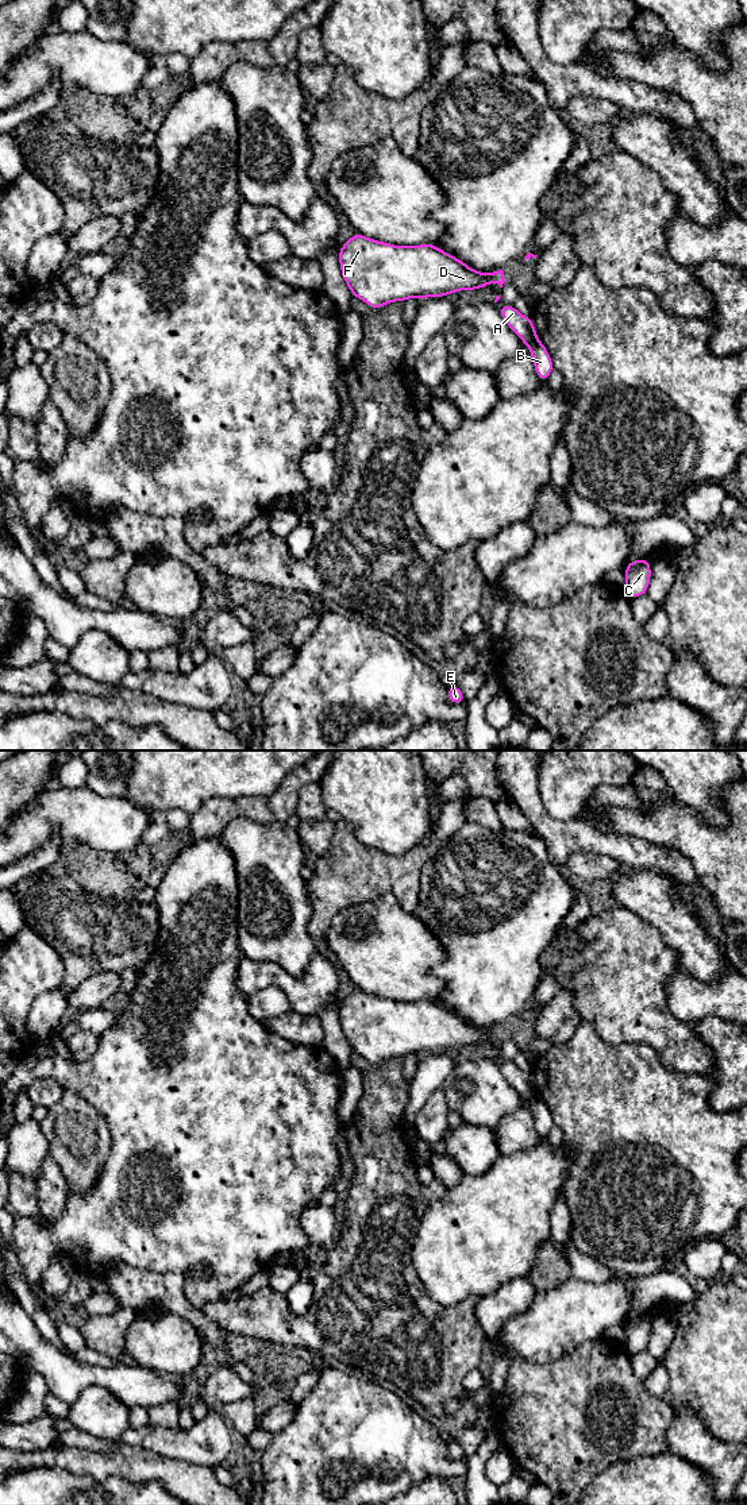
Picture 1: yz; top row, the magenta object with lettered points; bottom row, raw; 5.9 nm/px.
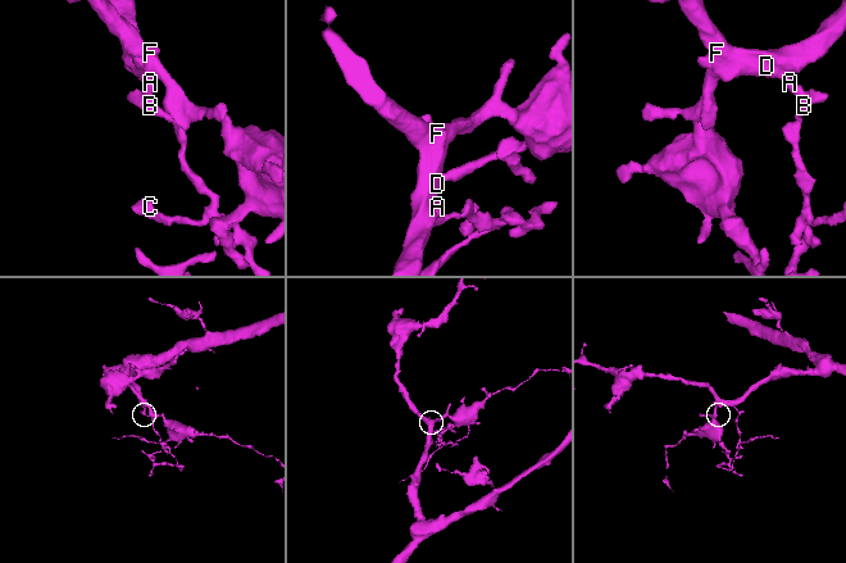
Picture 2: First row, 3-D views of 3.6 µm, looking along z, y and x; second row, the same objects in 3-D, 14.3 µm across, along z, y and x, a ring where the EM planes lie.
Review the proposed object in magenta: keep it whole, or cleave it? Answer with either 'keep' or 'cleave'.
cleave

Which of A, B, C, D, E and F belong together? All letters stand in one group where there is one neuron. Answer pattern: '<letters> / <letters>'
A D F / B C E

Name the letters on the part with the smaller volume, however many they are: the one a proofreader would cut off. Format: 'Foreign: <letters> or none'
Foreign: B, C, E

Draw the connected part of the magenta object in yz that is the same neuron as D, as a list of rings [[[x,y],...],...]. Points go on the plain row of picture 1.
[[[354,989],[339,1004],[339,1022],[342,1033],[354,1053],[362,1056],[373,1065],[398,1057],[427,1053],[444,1053],[461,1046],[478,1046],[492,1038],[500,1043],[505,1038],[503,1026],[478,1029],[465,1018],[438,1004],[434,999],[419,1002],[393,1002]]]

